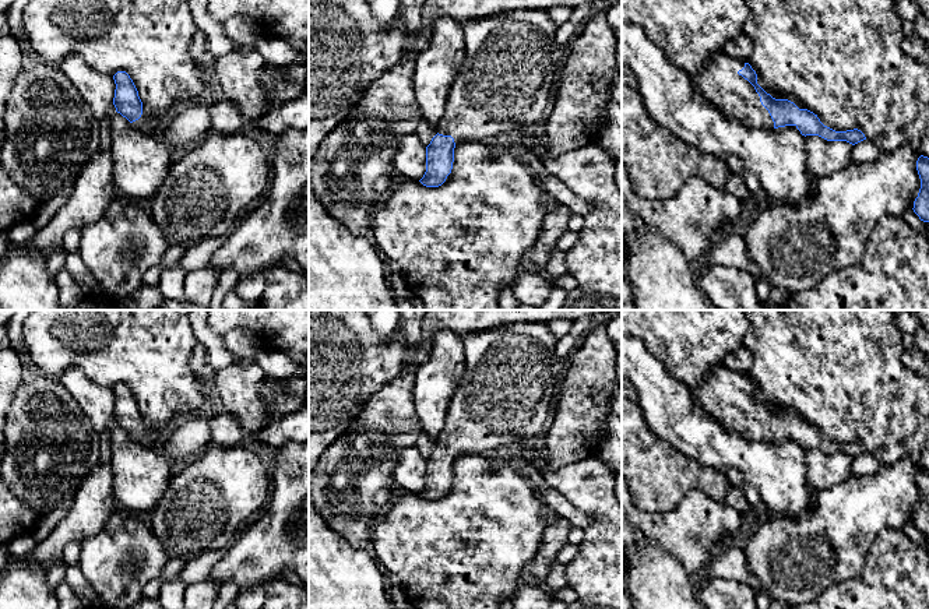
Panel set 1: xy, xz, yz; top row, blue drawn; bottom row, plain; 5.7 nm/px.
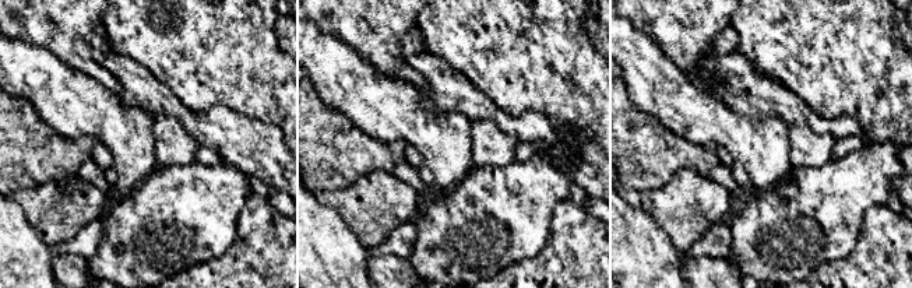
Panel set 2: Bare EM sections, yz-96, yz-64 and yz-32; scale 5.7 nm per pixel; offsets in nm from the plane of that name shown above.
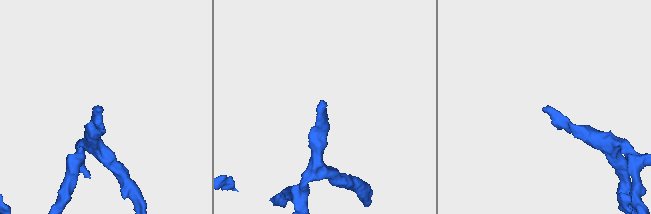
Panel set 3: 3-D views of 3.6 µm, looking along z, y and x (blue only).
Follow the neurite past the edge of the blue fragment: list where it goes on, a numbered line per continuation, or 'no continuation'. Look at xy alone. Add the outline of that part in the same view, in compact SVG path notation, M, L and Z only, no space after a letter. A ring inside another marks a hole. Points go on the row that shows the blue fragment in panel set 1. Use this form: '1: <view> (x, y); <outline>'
1: xy (147, 123); M142 108L142 115L138 120L133 122L141 131L148 134L156 134L161 123L155 120L145 108Z

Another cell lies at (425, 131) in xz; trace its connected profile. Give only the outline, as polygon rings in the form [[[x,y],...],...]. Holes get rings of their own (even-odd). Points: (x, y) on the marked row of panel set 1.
[[[422,119],[415,134],[419,137],[420,142],[427,147],[432,138],[437,134],[437,127],[430,126],[425,119]]]

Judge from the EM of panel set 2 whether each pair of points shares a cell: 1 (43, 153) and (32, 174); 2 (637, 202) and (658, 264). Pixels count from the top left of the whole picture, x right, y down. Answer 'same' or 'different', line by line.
1: same
2: different

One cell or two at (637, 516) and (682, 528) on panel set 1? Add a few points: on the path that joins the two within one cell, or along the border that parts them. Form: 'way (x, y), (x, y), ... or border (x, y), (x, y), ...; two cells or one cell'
way (648, 524), (671, 528); one cell

